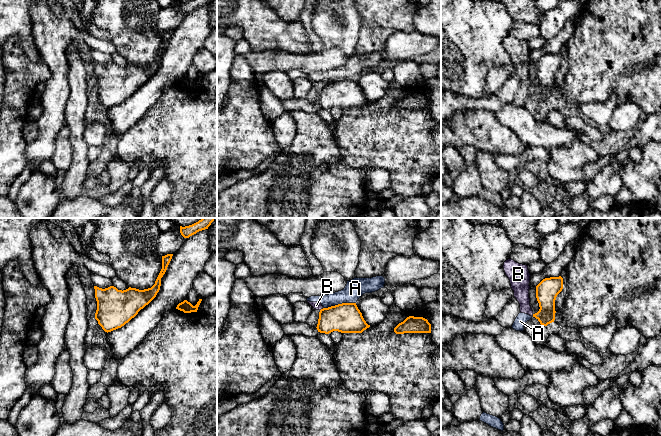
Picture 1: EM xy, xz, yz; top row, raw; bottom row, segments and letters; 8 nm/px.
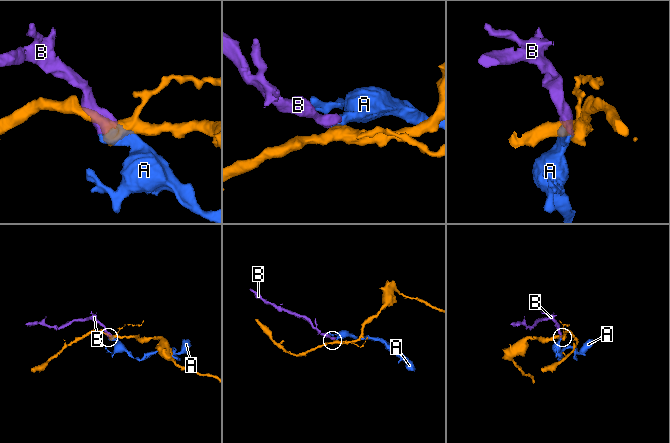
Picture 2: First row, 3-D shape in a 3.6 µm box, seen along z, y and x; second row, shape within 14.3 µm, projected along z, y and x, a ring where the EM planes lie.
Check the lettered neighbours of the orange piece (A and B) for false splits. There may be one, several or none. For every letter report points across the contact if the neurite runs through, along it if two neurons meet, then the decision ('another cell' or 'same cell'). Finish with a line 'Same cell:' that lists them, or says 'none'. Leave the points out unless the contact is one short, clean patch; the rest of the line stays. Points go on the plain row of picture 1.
A: along xz (355, 78), (342, 78), (324, 84) | another cell
B: along xz (323, 83), (320, 86) | another cell
Same cell: none

